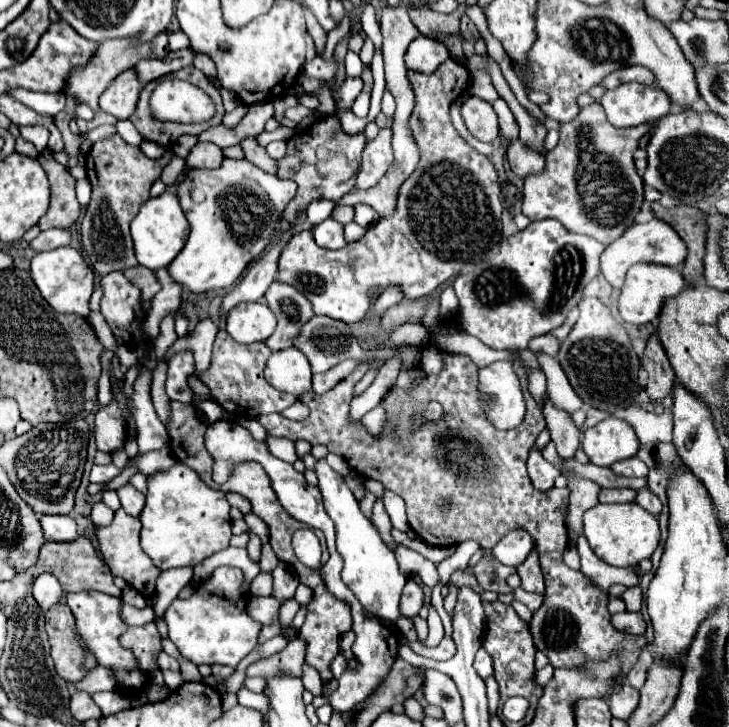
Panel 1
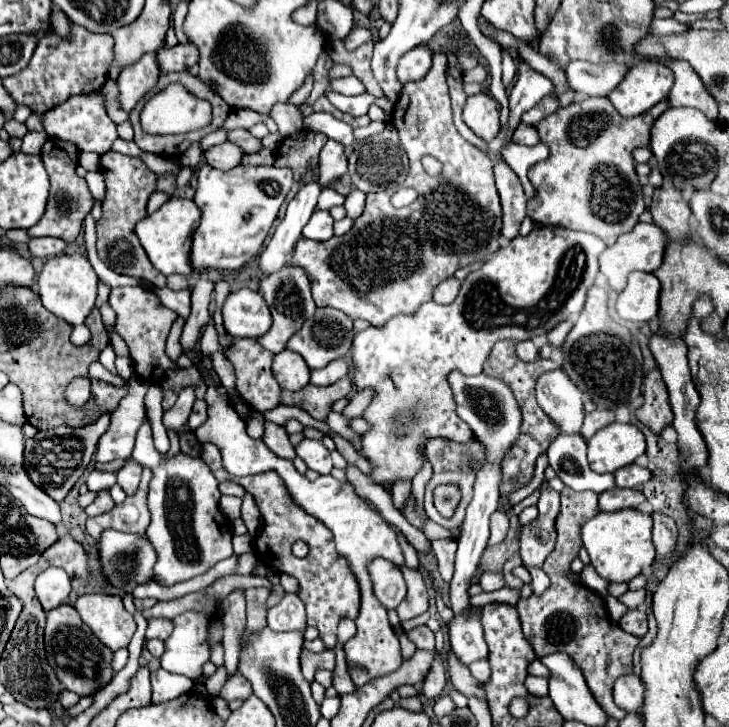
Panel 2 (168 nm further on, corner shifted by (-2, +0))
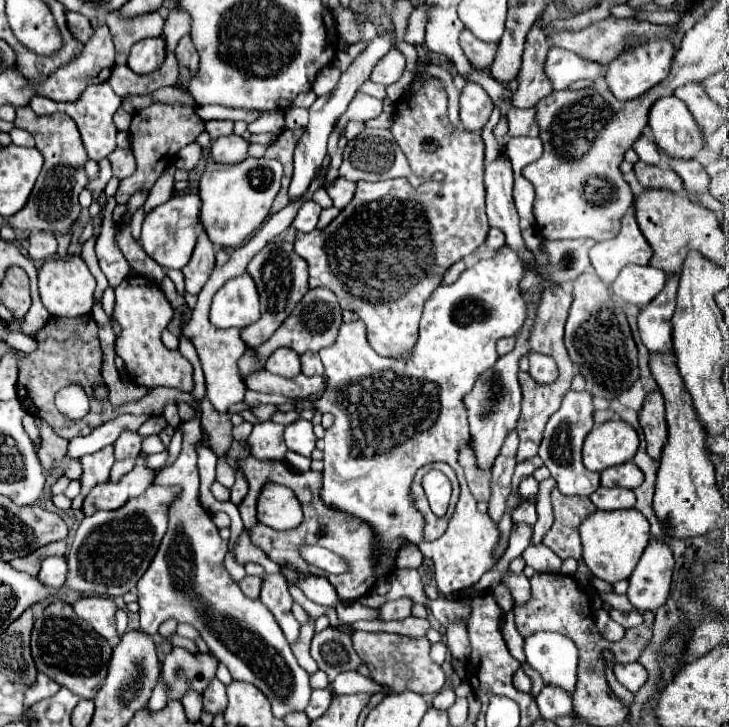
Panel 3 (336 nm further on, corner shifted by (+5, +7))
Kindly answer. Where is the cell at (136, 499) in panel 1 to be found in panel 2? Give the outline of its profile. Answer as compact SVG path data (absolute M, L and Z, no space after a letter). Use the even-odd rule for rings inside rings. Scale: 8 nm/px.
M127 460L127 464L119 470L117 482L127 496L133 496L137 492L137 486L139 486L139 480L141 480L141 470L143 468L135 460Z

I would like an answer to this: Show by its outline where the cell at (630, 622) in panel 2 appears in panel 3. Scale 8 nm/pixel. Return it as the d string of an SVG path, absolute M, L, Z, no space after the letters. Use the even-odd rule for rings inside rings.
M612 609L610 611L610 617L620 623L624 629L630 629L630 627L636 627L636 625L642 625L642 615L638 611L628 611L628 613L622 613L622 611L616 611Z

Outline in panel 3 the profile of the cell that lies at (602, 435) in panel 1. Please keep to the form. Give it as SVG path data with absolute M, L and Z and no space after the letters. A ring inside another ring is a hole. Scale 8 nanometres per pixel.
M606 421L594 427L584 439L582 461L590 471L604 471L634 459L638 449L638 433L624 421Z

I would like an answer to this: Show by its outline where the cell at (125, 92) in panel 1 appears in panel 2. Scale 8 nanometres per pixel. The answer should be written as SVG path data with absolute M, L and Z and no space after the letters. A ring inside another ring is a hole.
M155 54L143 56L137 64L123 68L117 78L119 88L119 104L125 112L131 112L131 108L143 98L159 78L159 66L155 64Z

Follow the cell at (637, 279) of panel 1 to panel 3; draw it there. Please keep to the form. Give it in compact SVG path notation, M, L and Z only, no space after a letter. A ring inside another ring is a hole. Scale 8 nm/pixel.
M626 265L612 283L612 291L624 301L644 307L656 297L656 293L660 293L664 281L666 281L666 273L658 267Z

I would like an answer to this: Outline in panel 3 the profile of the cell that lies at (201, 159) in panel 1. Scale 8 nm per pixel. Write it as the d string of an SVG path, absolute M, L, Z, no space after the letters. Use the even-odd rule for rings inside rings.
M238 135L218 137L212 145L212 157L218 163L240 163L248 157L248 141Z

